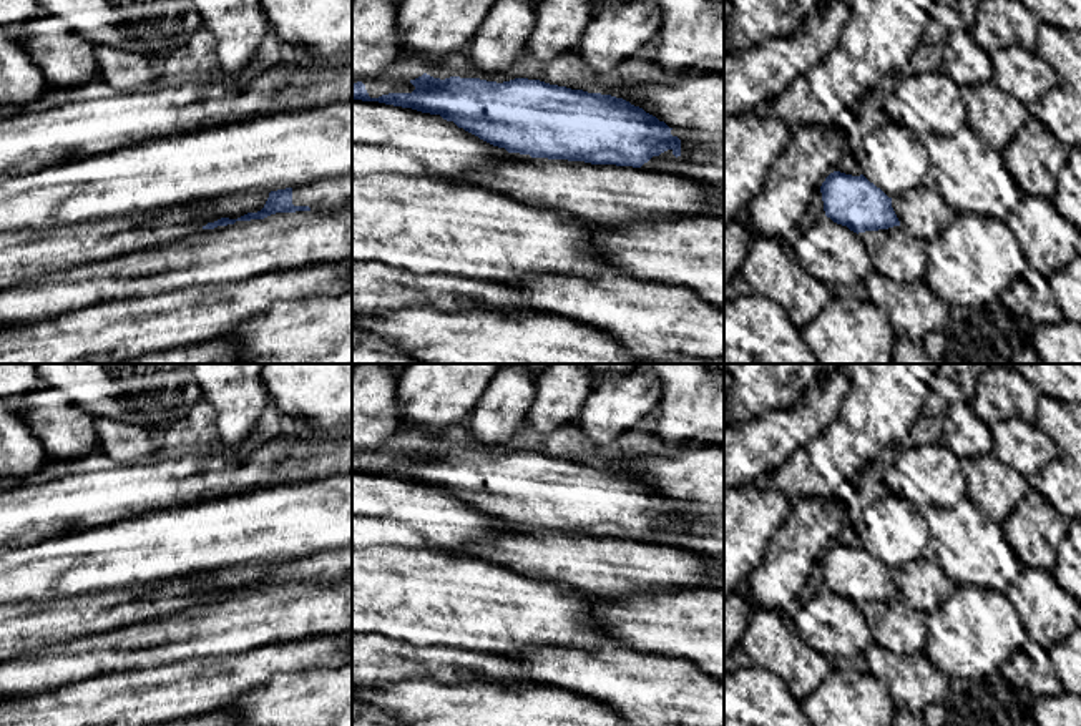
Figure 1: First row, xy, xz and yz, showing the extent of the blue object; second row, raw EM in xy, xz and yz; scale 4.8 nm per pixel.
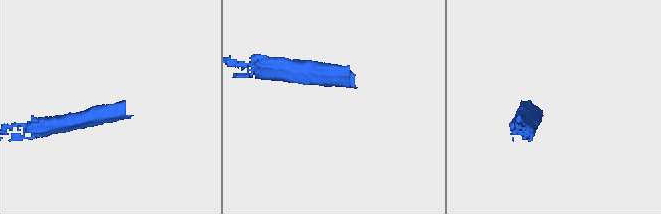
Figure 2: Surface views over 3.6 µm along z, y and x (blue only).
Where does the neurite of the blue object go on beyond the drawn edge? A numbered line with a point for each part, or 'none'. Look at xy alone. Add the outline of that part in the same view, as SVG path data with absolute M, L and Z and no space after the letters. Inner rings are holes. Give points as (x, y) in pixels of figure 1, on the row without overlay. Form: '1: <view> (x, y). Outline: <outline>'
1: xy (321, 567). Outline: M352 547L294 558L292 576L309 578L311 583L352 578Z

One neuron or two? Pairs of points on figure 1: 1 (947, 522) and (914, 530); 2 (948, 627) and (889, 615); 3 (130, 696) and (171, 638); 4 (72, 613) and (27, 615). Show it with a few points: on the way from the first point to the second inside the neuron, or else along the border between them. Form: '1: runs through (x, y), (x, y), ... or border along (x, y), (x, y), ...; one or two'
1: border along (922, 512), (927, 522), (927, 554); two
2: border along (924, 615), (925, 650); two
3: border along (190, 657), (158, 667), (113, 672); two
4: runs through (60, 615), (39, 615); one

